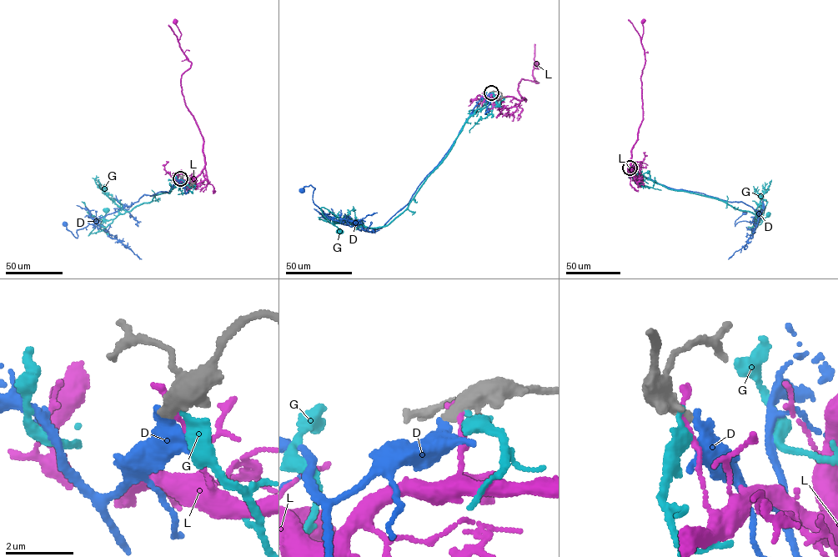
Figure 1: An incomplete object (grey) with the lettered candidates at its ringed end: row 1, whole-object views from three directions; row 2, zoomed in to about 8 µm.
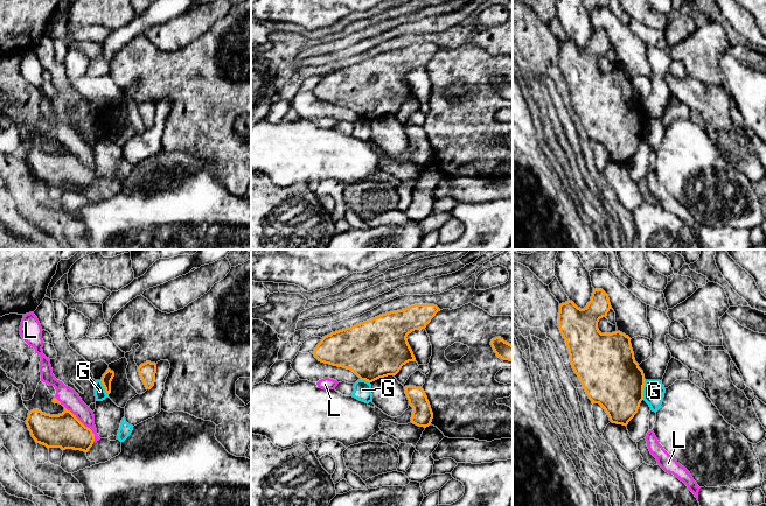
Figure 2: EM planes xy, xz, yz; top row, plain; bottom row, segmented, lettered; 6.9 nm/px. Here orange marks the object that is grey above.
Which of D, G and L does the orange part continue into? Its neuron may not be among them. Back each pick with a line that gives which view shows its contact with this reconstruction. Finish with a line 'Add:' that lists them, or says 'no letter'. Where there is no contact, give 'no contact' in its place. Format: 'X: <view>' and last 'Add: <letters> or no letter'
D: no contact
Add: D

